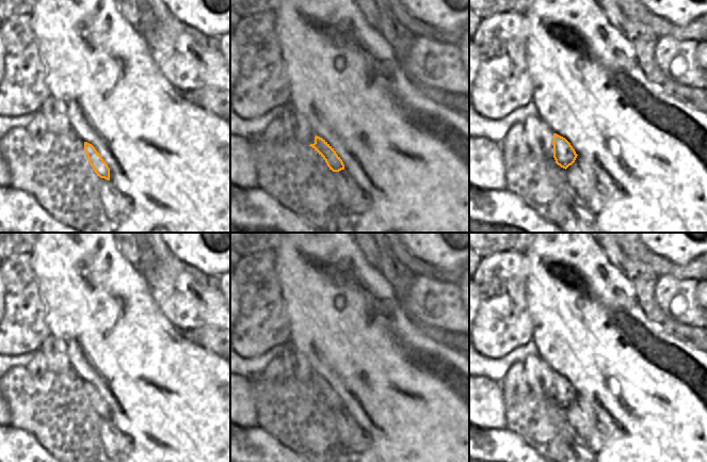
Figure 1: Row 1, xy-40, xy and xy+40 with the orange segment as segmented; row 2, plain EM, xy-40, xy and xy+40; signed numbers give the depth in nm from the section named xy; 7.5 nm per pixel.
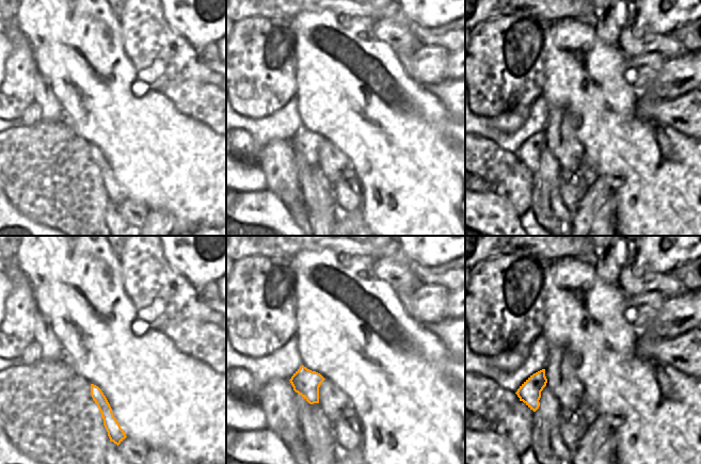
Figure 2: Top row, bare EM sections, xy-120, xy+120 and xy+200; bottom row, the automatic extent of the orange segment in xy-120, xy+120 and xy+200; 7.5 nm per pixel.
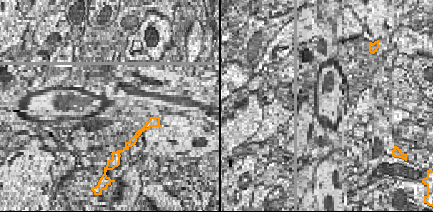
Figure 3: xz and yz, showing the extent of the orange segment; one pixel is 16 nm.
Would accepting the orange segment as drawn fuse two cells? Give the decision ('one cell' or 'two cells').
one cell

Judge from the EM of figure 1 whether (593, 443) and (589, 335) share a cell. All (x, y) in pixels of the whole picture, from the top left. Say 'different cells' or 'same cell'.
different cells

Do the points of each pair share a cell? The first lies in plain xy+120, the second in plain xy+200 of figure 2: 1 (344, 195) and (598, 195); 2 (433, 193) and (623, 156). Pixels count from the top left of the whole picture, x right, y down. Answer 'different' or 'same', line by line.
1: different
2: same

